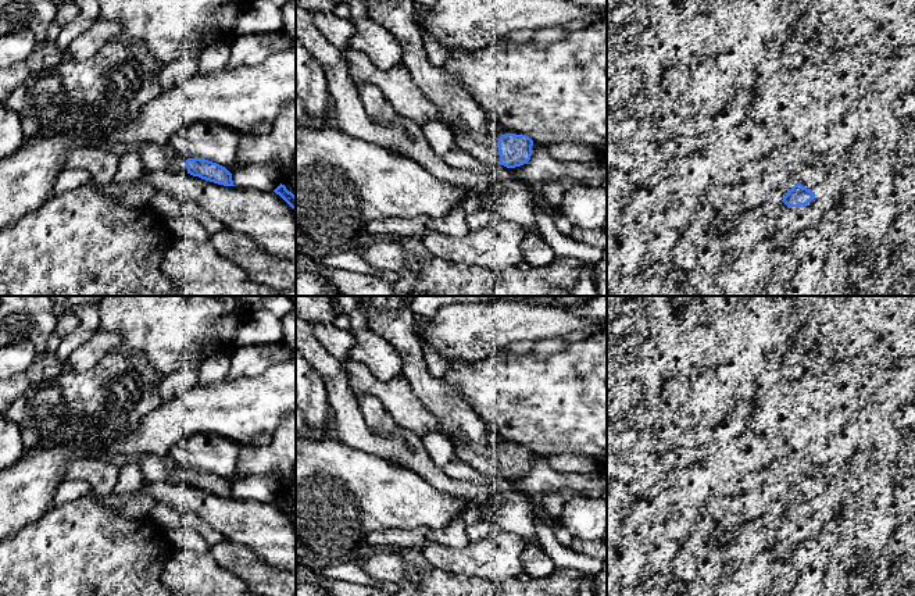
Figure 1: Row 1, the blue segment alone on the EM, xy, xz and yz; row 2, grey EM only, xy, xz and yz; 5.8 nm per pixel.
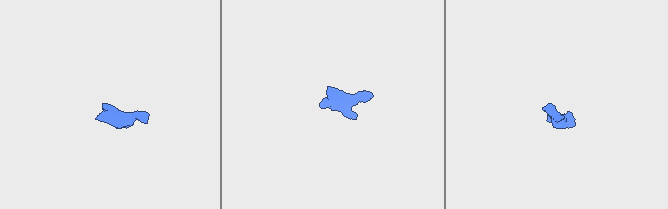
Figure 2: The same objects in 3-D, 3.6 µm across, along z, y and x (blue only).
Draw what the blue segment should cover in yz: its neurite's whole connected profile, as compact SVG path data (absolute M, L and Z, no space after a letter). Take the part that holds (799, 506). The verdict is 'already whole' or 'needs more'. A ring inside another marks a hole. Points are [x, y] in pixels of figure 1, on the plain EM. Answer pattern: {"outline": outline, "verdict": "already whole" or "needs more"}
{"outline": "M776 460L757 474L741 478L743 490L750 490L759 485L769 486L776 497L789 500L782 511L787 518L805 517L819 503L818 500L807 500L797 492L794 481L787 474L786 461Z", "verdict": "needs more"}

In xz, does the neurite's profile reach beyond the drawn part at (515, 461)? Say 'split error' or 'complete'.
split error

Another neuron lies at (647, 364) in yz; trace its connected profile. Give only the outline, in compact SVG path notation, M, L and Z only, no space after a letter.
M648 338L636 347L635 368L641 385L643 400L629 415L632 428L628 432L618 432L615 438L614 443L621 453L636 446L636 433L639 431L653 431L664 410L662 392L665 376L657 346Z

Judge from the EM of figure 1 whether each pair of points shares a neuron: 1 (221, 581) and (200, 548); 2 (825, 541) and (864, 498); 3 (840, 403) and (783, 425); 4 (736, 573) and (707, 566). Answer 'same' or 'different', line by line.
1: different
2: different
3: different
4: different

